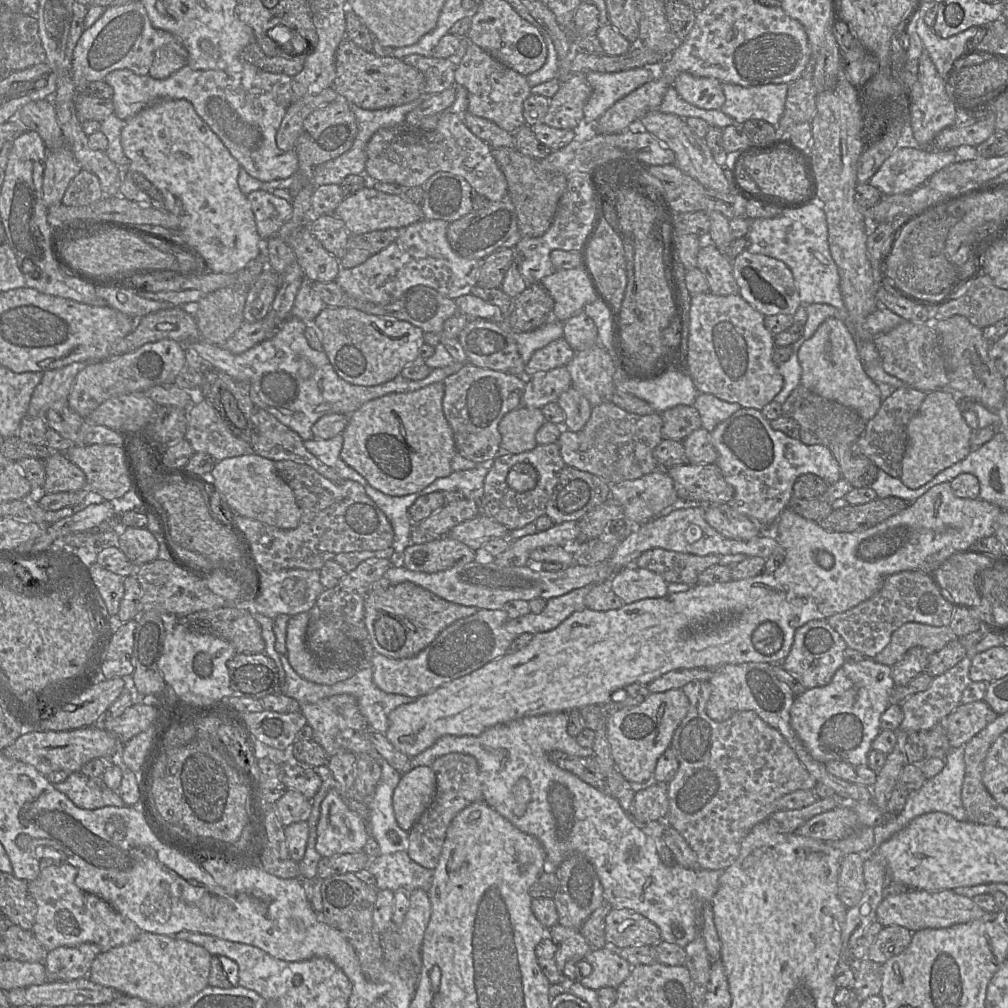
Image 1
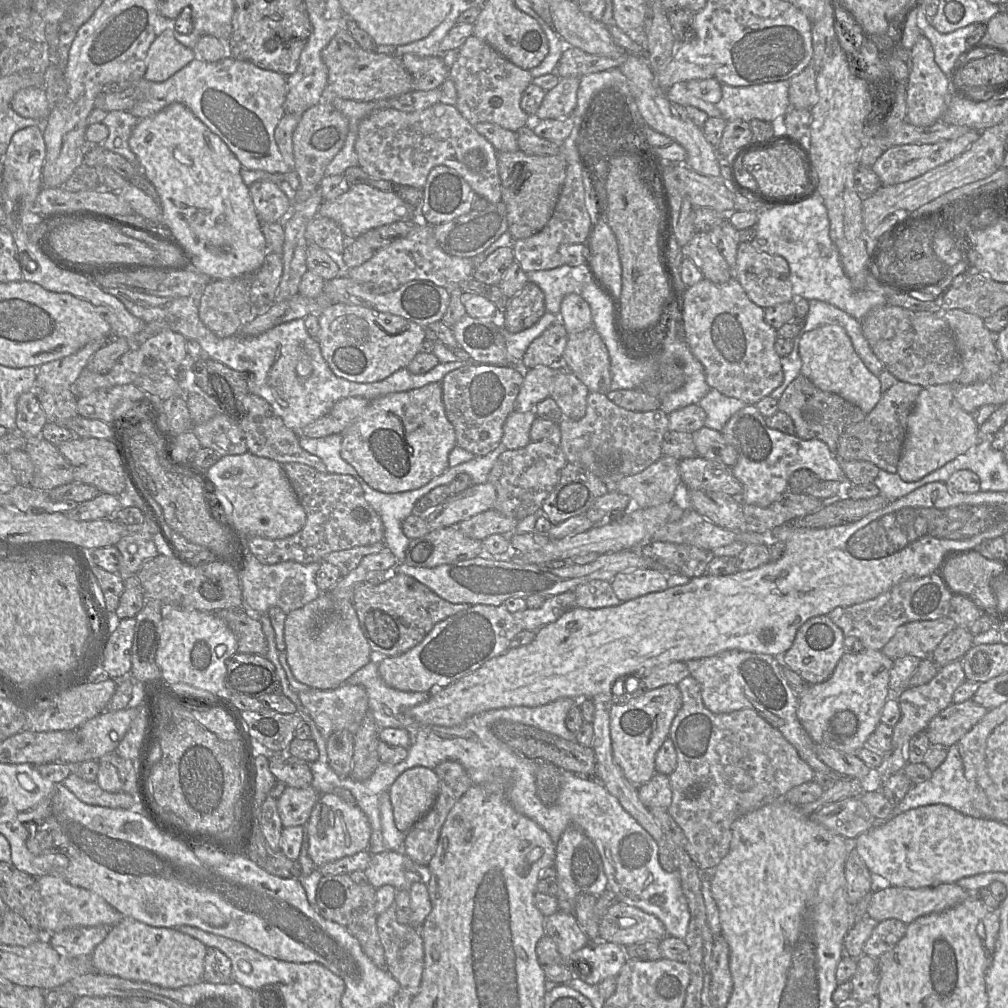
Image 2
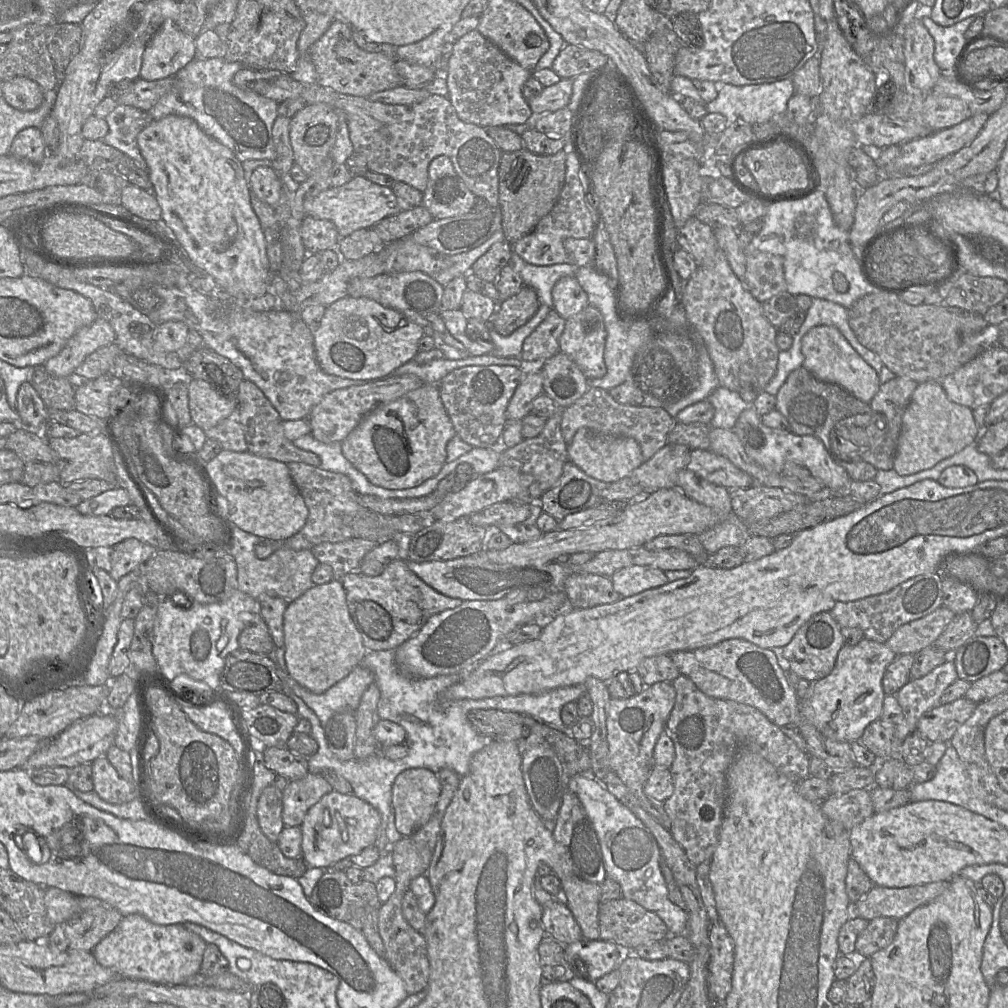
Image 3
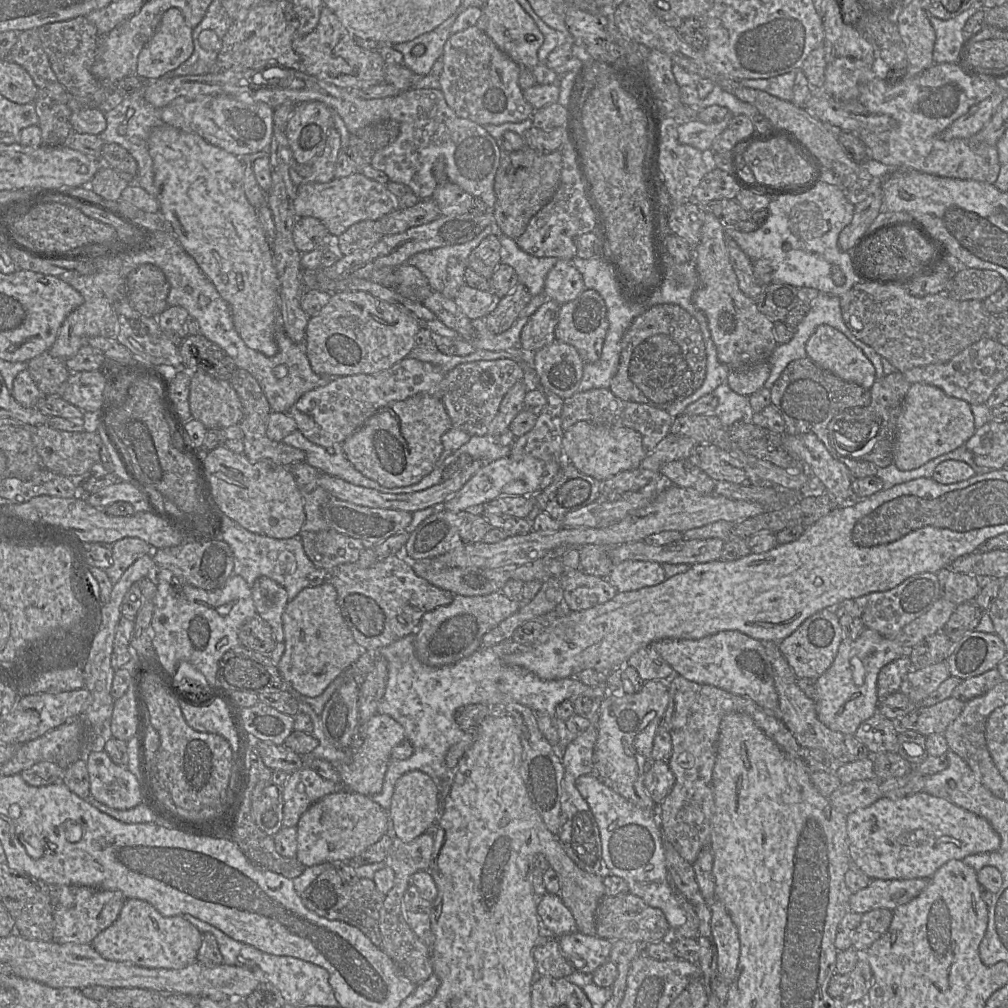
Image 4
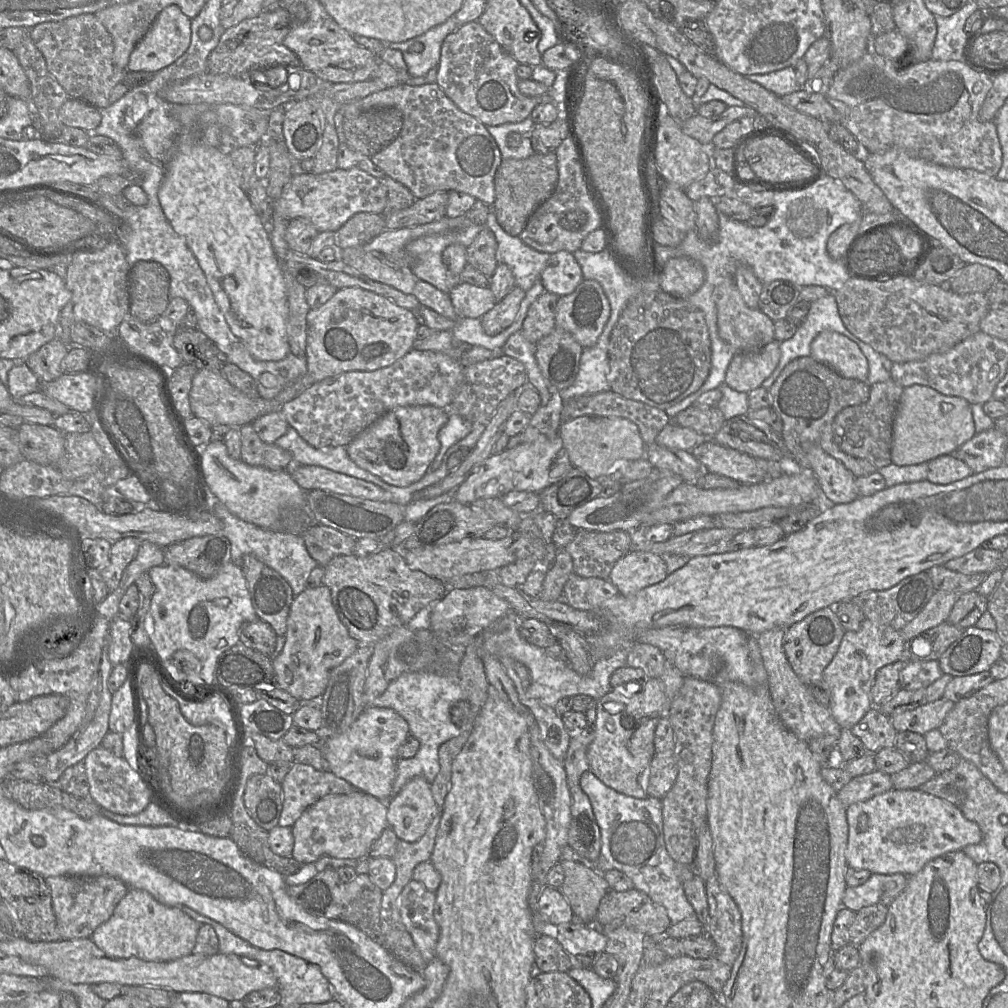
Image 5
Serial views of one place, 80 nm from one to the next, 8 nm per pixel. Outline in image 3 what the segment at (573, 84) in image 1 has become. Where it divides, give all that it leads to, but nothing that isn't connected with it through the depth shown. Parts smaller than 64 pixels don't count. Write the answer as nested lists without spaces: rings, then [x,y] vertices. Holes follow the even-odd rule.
[[[561,78],[557,83],[543,87],[541,93],[527,100],[527,103],[532,114],[543,115],[567,107],[572,91],[573,79]]]

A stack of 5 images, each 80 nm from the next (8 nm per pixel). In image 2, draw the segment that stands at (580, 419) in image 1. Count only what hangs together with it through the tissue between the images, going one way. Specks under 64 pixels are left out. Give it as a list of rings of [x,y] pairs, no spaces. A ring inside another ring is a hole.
[[[564,367],[556,370],[550,397],[557,403],[564,417],[574,421],[584,417],[589,393],[572,372]]]

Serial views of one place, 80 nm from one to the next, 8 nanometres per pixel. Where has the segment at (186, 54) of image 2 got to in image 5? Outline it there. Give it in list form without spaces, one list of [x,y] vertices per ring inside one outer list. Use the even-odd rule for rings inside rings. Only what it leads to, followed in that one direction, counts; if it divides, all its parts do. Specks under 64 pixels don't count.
[[[176,5],[165,7],[156,17],[151,27],[133,49],[128,70],[146,71],[153,74],[175,62],[188,49],[191,41],[191,19]]]

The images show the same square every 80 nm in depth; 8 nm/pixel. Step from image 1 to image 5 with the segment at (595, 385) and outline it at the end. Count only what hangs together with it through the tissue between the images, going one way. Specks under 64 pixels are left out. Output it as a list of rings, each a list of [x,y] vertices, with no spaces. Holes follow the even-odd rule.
[[[583,279],[577,288],[558,299],[555,328],[571,334],[582,348],[594,346],[610,315],[610,304],[601,285]]]

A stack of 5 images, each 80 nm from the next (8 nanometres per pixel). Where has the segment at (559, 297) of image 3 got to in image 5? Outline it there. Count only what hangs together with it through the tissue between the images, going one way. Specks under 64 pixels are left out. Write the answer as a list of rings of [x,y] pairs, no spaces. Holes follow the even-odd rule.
[[[564,250],[550,254],[541,275],[544,289],[558,297],[571,294],[583,279],[573,253]]]

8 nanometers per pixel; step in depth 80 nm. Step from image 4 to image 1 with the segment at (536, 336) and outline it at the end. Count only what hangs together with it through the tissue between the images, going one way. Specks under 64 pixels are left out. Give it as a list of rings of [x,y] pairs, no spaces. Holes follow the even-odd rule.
[[[559,338],[536,350],[528,363],[525,364],[525,372],[529,376],[533,376],[538,372],[566,366],[573,358],[574,353],[575,351],[569,346],[565,338]]]

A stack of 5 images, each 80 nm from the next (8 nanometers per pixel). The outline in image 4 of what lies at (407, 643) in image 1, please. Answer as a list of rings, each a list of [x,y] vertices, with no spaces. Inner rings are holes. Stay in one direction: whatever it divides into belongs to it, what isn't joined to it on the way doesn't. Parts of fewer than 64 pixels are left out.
[[[390,555],[378,559],[368,568],[361,568],[357,563],[339,565],[328,573],[328,582],[336,588],[338,606],[355,641],[363,651],[372,653],[377,653],[381,648],[415,632],[425,613],[449,605],[455,595],[418,576],[411,568],[410,561],[403,555]]]

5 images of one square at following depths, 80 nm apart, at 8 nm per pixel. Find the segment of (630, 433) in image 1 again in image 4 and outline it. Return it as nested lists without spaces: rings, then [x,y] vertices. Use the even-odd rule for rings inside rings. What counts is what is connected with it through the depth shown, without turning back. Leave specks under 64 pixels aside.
[[[597,388],[577,392],[564,400],[562,407],[563,431],[567,431],[579,421],[631,428],[641,435],[644,450],[649,454],[655,449],[657,444],[670,433],[674,418],[663,409],[643,403],[625,401],[615,396],[609,388]]]

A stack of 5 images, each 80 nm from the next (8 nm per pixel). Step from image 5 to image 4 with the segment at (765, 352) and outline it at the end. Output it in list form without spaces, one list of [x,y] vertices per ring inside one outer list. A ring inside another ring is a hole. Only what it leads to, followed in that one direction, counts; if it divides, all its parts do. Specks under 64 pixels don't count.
[[[768,360],[750,367],[731,370],[726,382],[736,393],[749,397],[764,387],[770,371],[771,364]]]

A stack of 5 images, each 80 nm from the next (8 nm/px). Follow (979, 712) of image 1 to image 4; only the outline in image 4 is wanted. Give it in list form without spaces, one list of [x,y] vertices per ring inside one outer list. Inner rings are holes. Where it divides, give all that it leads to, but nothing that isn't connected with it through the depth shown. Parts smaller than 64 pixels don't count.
[[[950,697],[935,705],[917,707],[901,717],[896,724],[900,730],[911,730],[924,736],[943,734],[964,706],[964,701]]]

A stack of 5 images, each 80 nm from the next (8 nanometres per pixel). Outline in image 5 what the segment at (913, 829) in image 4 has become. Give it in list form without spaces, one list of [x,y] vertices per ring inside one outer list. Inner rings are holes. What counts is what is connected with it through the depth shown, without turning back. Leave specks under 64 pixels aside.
[[[890,789],[869,800],[857,802],[846,808],[848,842],[845,852],[847,865],[855,869],[865,869],[871,874],[914,875],[930,860],[948,852],[962,850],[970,844],[982,840],[977,823],[965,818],[960,808],[954,804],[923,792],[919,789]]]

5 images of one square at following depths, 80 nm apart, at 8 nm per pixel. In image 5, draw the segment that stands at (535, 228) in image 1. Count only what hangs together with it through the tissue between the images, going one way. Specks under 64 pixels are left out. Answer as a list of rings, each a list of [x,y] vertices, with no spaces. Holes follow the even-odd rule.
[[[555,152],[534,153],[525,159],[502,159],[494,177],[495,201],[492,210],[499,225],[510,235],[519,236],[531,214],[553,193],[558,181]]]

